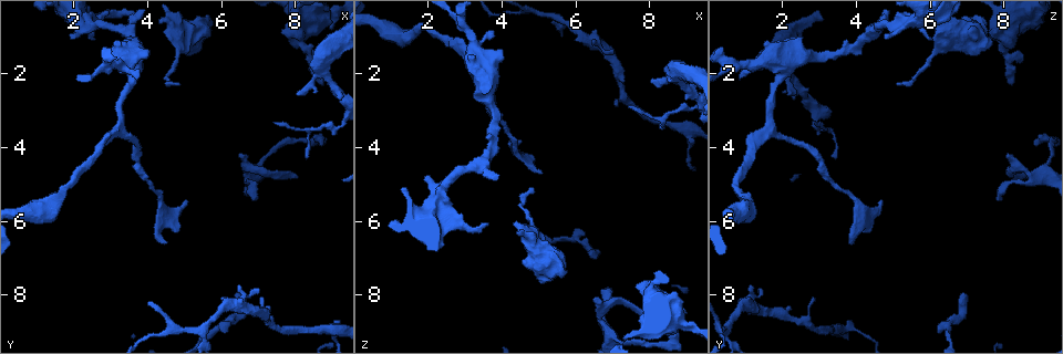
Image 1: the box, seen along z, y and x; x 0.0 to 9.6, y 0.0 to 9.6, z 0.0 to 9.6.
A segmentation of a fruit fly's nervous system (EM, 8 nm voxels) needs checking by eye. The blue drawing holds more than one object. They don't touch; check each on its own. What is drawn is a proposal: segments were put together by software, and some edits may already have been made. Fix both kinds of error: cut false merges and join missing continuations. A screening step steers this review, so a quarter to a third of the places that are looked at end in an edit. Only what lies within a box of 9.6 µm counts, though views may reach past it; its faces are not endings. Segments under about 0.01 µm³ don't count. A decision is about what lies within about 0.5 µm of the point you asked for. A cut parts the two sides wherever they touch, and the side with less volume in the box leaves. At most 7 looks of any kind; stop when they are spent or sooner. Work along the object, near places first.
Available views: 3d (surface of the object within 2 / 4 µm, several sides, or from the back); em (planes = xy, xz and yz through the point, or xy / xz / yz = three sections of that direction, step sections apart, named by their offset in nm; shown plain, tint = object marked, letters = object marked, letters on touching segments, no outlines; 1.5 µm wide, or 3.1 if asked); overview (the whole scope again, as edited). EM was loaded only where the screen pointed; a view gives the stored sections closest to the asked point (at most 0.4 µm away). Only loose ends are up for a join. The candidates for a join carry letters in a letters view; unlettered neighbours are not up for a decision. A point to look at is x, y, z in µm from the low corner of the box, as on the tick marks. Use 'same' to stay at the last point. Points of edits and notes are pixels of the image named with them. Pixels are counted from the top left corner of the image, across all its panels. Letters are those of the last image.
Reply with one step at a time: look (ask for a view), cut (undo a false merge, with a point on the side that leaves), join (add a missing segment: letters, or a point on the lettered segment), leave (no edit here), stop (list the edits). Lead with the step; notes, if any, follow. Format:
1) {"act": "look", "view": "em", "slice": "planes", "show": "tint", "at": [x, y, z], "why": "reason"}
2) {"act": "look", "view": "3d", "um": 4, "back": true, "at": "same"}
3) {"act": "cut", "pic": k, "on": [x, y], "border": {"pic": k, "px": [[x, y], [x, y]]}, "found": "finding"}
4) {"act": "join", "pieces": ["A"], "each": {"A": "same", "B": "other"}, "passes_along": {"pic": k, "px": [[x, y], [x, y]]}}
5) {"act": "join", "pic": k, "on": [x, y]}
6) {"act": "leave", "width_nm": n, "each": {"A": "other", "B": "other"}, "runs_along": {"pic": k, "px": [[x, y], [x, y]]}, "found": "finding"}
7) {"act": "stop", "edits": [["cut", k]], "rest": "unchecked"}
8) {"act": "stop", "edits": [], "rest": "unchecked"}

{"act": "look", "view": "3d", "um": 2, "at": [8.00, 4.85, 8.70], "why": "branch stops here"}

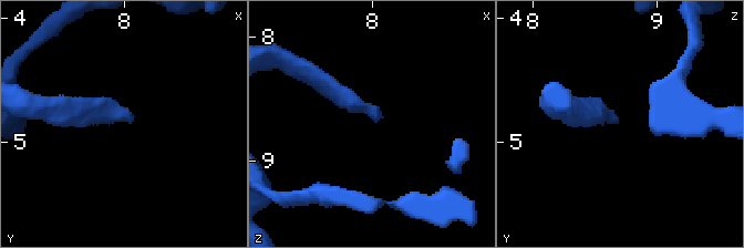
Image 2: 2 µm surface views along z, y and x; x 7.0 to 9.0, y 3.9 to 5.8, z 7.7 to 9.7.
{"act": "look", "view": "em", "slice": "xz", "step": 8, "show": "letters", "at": [8.02, 4.82, 8.64]}

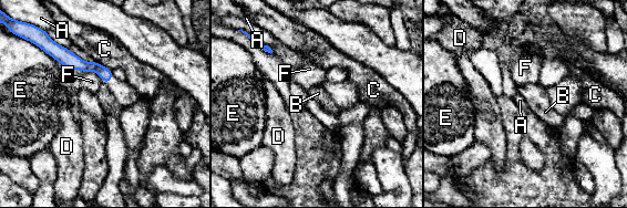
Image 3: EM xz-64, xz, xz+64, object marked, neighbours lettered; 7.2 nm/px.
{"act": "leave", "longest_contact_nm": ["E", 220], "each": {"A": "other", "B": "other", "C": "other", "D": "other", "E": "other", "F": "other"}, "runs_along": {"pic": 3, "px": [[48, 43], [109, 76]]}, "found": "no lettered segment goes on from it"}

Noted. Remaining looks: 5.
{"act": "look", "view": "em", "slice": "yz", "step": 4, "show": "tint", "at": [6.45, 7.70, 1.10], "why": "tapers out"}

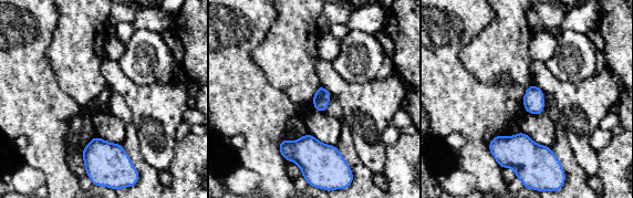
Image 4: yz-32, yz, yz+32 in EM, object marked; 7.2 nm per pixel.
{"act": "look", "view": "em", "slice": "xy", "step": 4, "show": "letters", "at": "same"}

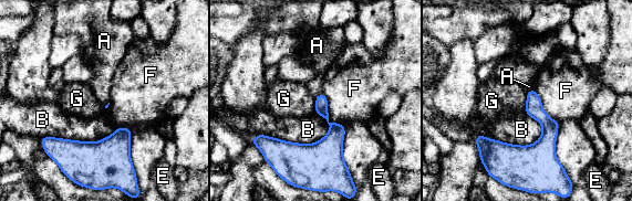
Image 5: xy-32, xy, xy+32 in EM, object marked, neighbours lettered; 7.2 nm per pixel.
{"act": "leave", "each": {"A": "other", "B": "other", "E": "other", "F": "other", "G": "other"}, "runs_along": {"pic": 5, "px": [[556, 124], [532, 149], [496, 143]]}, "found": "none of them fits"}

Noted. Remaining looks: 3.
{"act": "look", "view": "3d", "um": 2, "at": [1.90, 0.95, 4.90], "why": "branch stops here"}

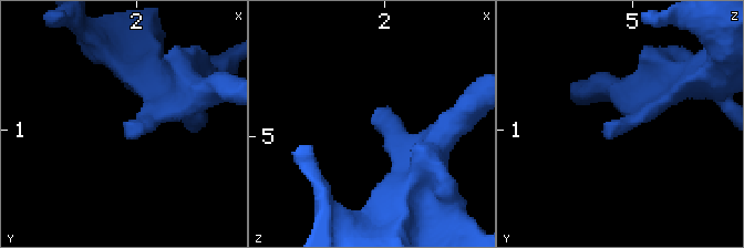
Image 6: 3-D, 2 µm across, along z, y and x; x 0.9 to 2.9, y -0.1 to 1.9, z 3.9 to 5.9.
{"act": "look", "view": "em", "slice": "planes", "show": "letters", "at": [1.90, 0.96, 4.86]}

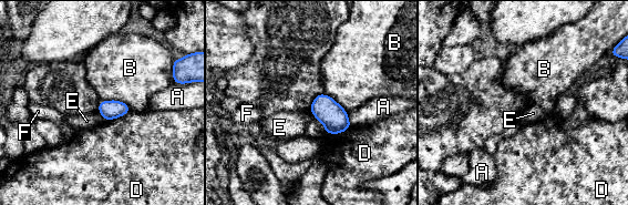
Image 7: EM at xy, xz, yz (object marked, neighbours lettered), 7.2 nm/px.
{"act": "leave", "each": {"A": "other", "B": "other", "D": "other", "E": "other", "F": "other"}, "border": {"pic": 7, "px": [[98, 112], [105, 120]]}, "found": "no lettered segment goes on from it"}

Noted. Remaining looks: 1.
{"act": "stop", "edits": [], "rest": "unchecked"}

